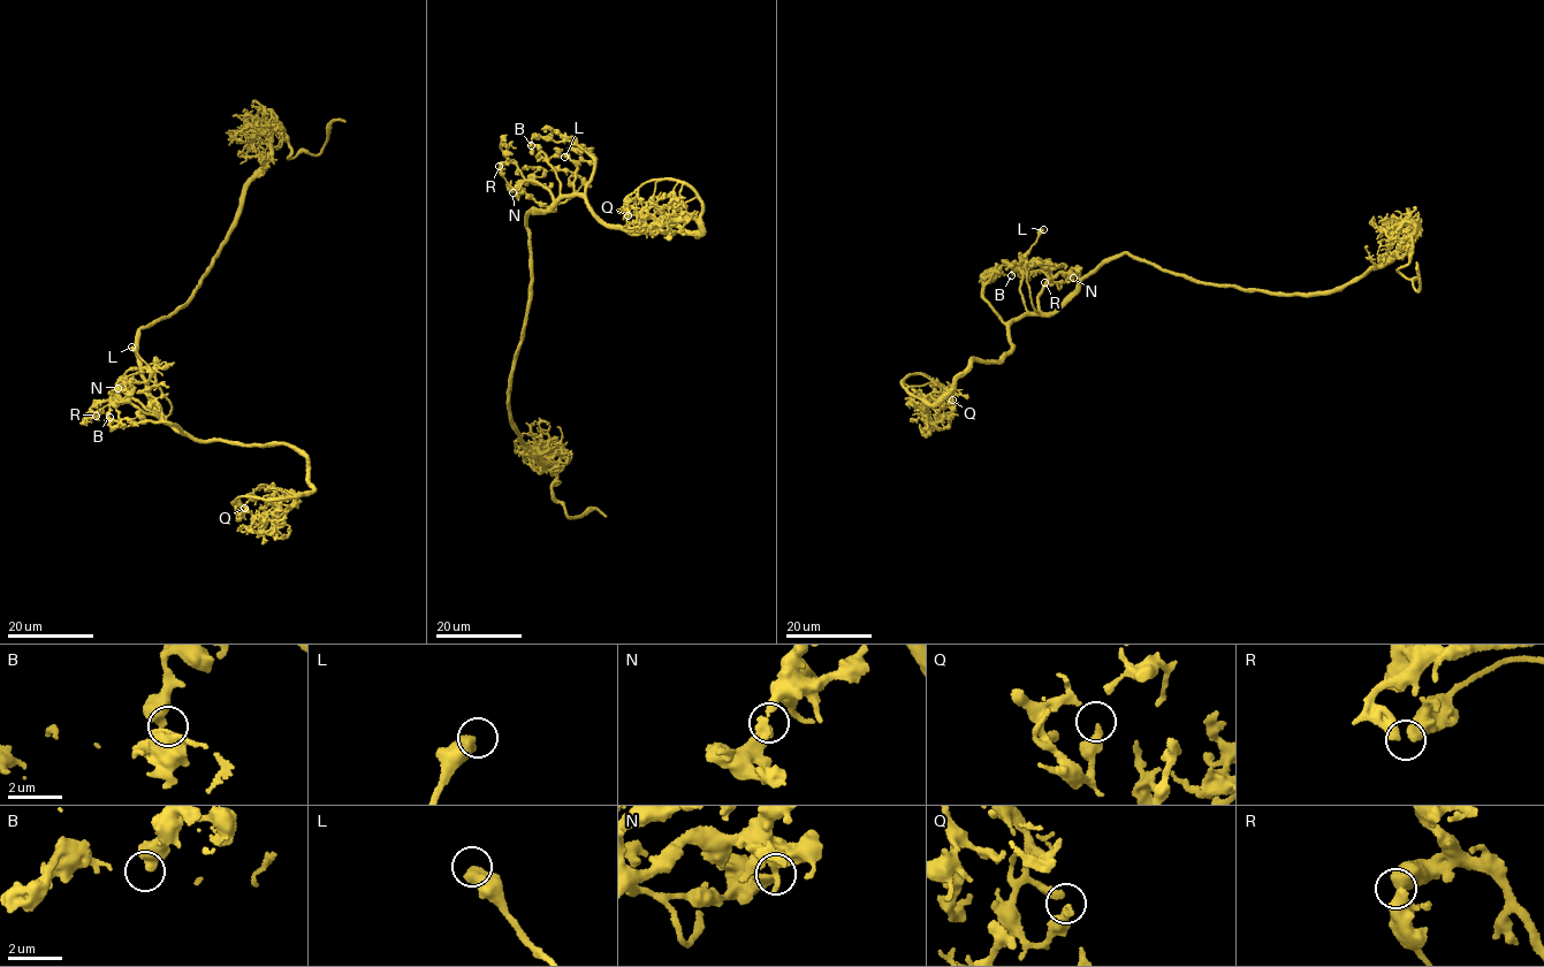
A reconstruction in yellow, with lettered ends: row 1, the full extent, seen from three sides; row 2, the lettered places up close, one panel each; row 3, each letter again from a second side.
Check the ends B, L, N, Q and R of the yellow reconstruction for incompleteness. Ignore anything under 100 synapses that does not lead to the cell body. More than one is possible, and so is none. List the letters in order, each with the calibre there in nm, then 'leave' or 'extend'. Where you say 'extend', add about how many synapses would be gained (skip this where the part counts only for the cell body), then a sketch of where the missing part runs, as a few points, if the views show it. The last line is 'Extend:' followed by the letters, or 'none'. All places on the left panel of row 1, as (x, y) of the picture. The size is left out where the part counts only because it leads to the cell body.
B: calibre 550 nm; leave
L: calibre 550 nm; leave
N: calibre 240 nm; leave
Q: calibre 360 nm; leave
R: calibre 500 nm; leave
Extend: none

